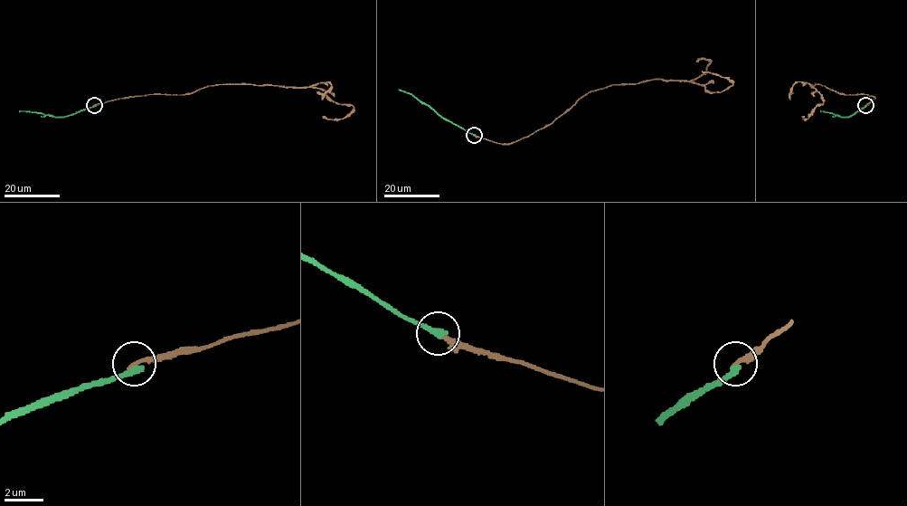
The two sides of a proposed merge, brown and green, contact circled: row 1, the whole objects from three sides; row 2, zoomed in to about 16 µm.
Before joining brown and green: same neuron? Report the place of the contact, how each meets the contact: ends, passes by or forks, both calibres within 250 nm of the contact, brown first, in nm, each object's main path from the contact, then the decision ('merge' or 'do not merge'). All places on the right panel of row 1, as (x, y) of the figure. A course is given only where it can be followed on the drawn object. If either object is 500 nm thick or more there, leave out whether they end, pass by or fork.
(865, 105) | brown ends | green ends | 240/380 nm | brown via (865, 105), (873, 96), (840, 94), (816, 83), (809, 86), (821, 95), (823, 104), (807, 119), (802, 116) | green via (866, 105), (850, 117), (820, 111) | do not merge

